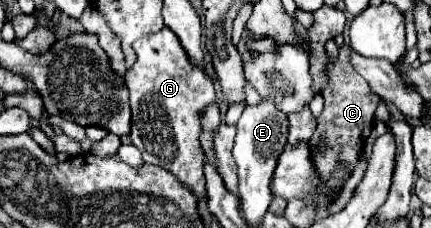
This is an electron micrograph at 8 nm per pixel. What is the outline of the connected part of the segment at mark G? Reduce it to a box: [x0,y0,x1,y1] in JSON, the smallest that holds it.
[125,26,215,204]

